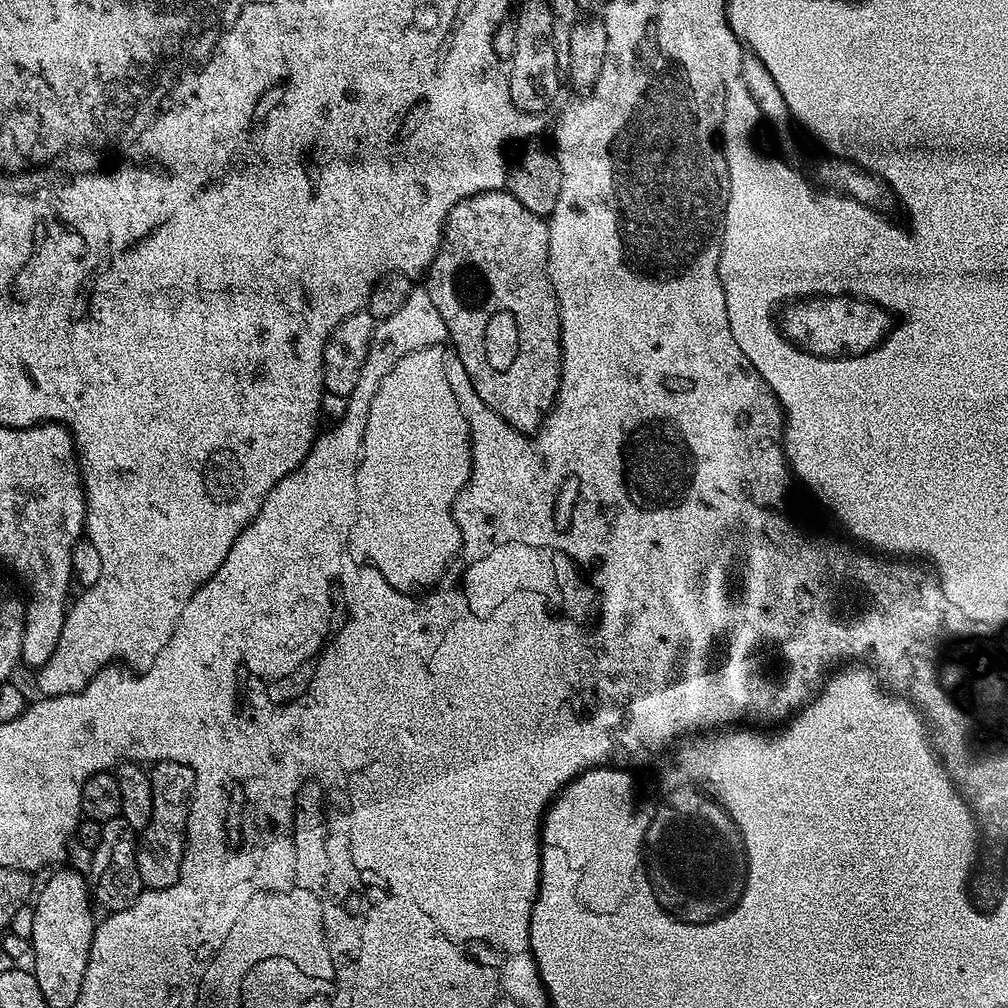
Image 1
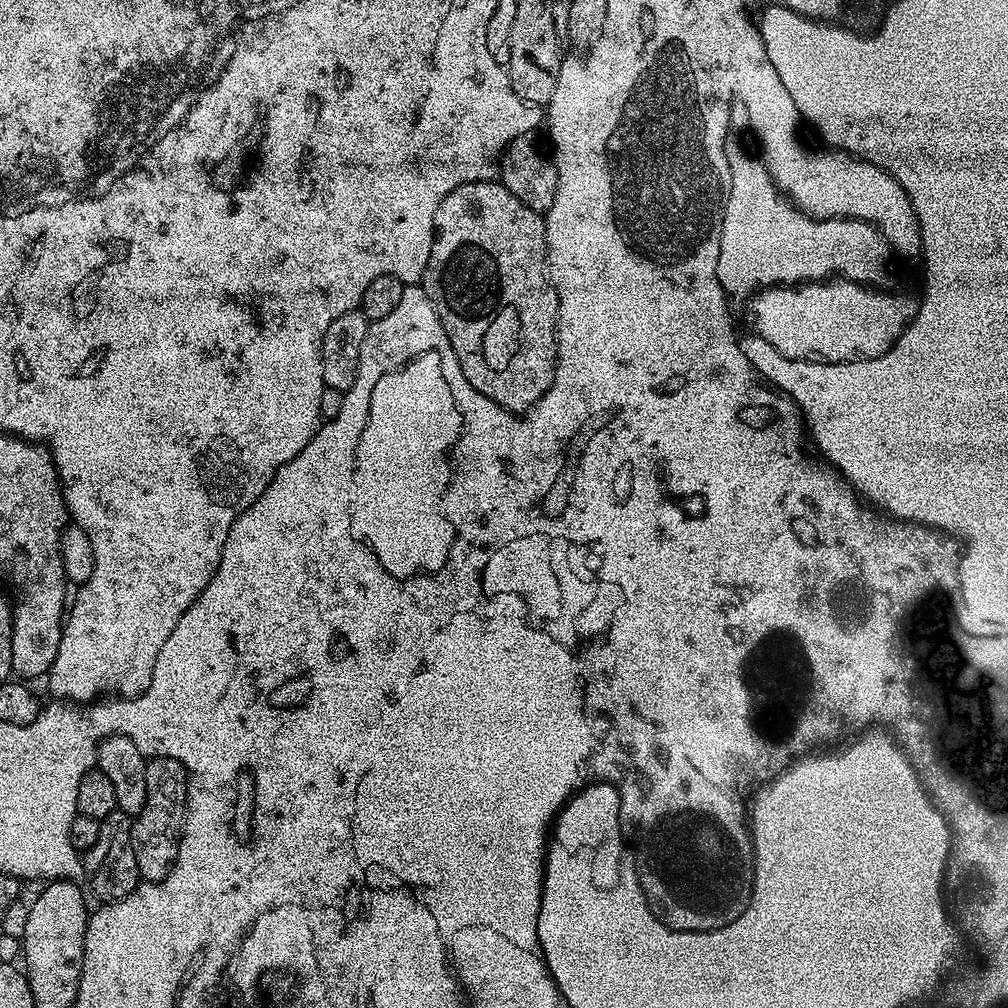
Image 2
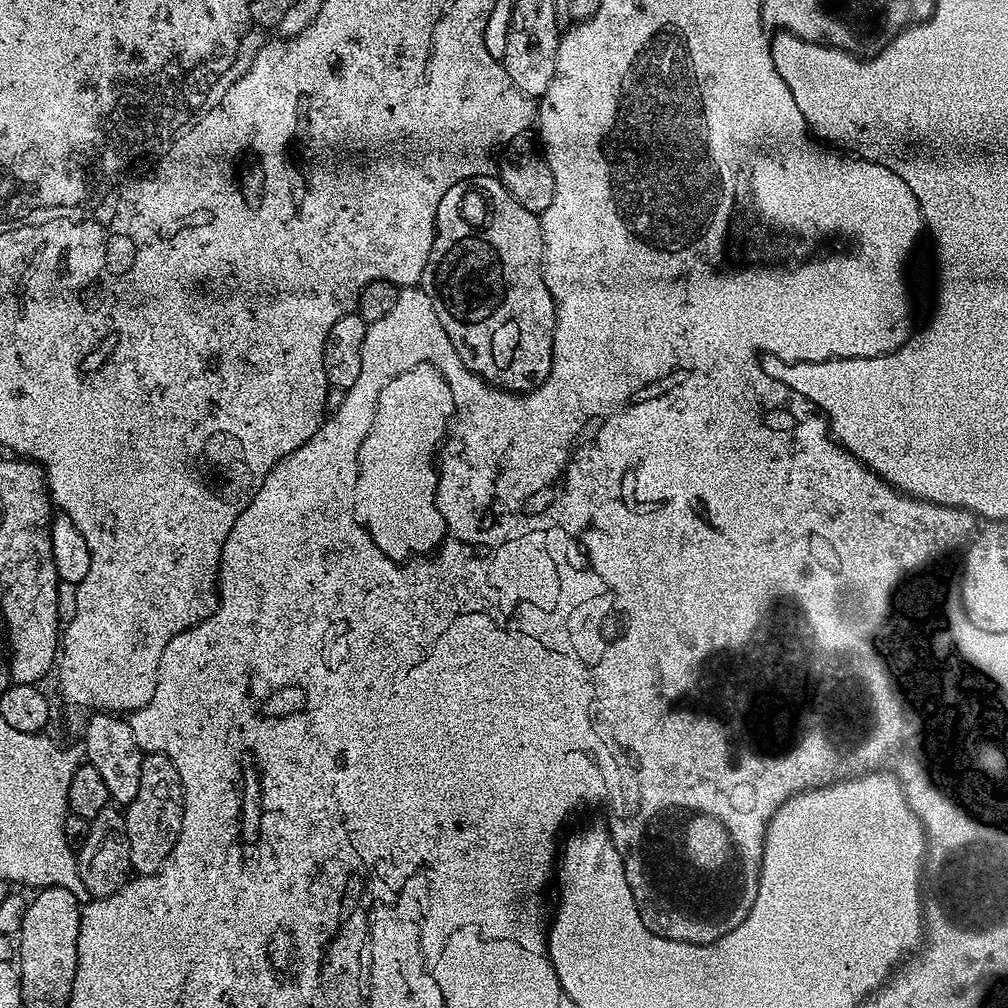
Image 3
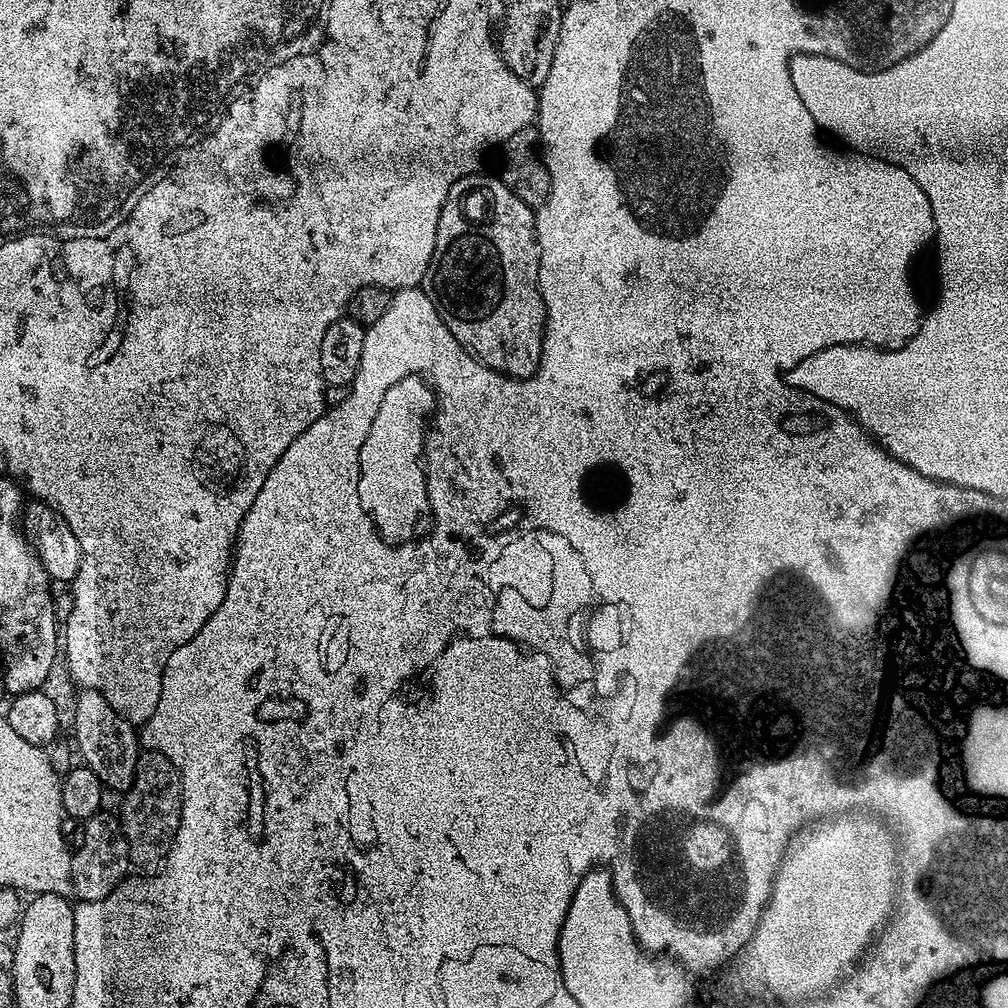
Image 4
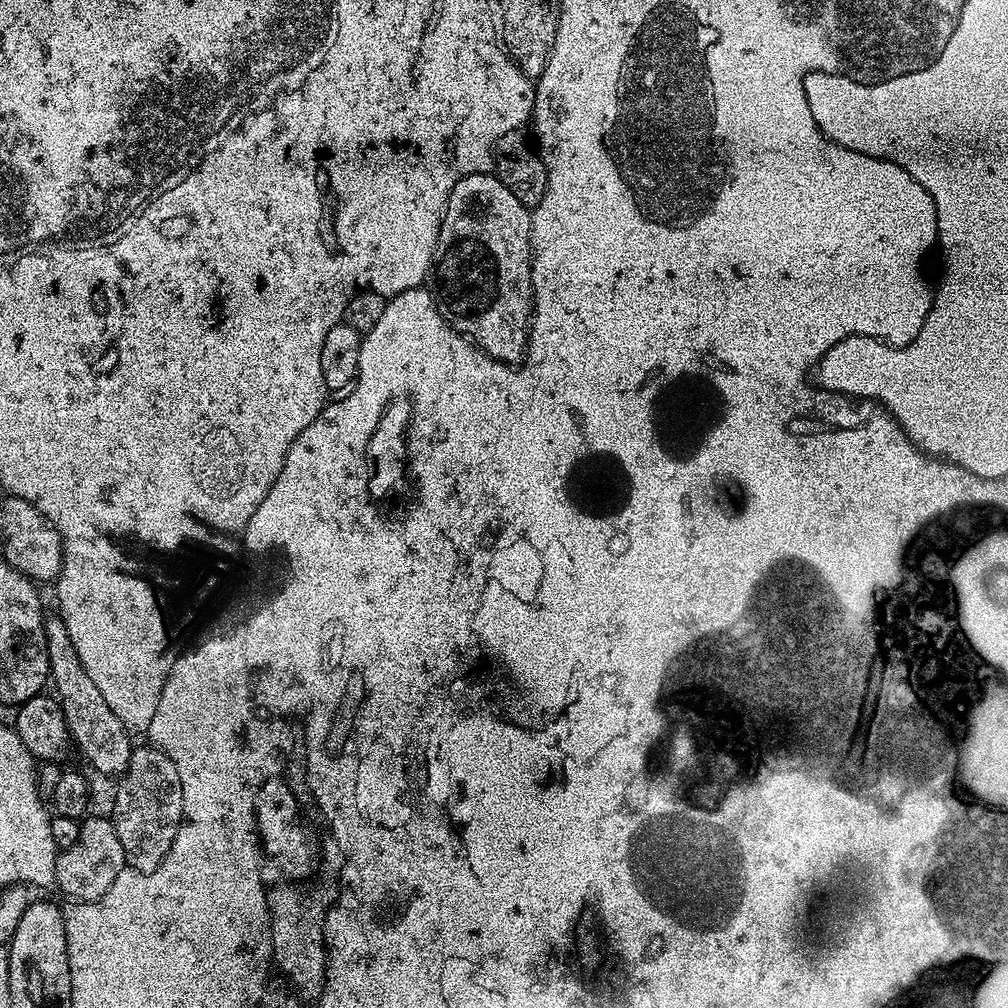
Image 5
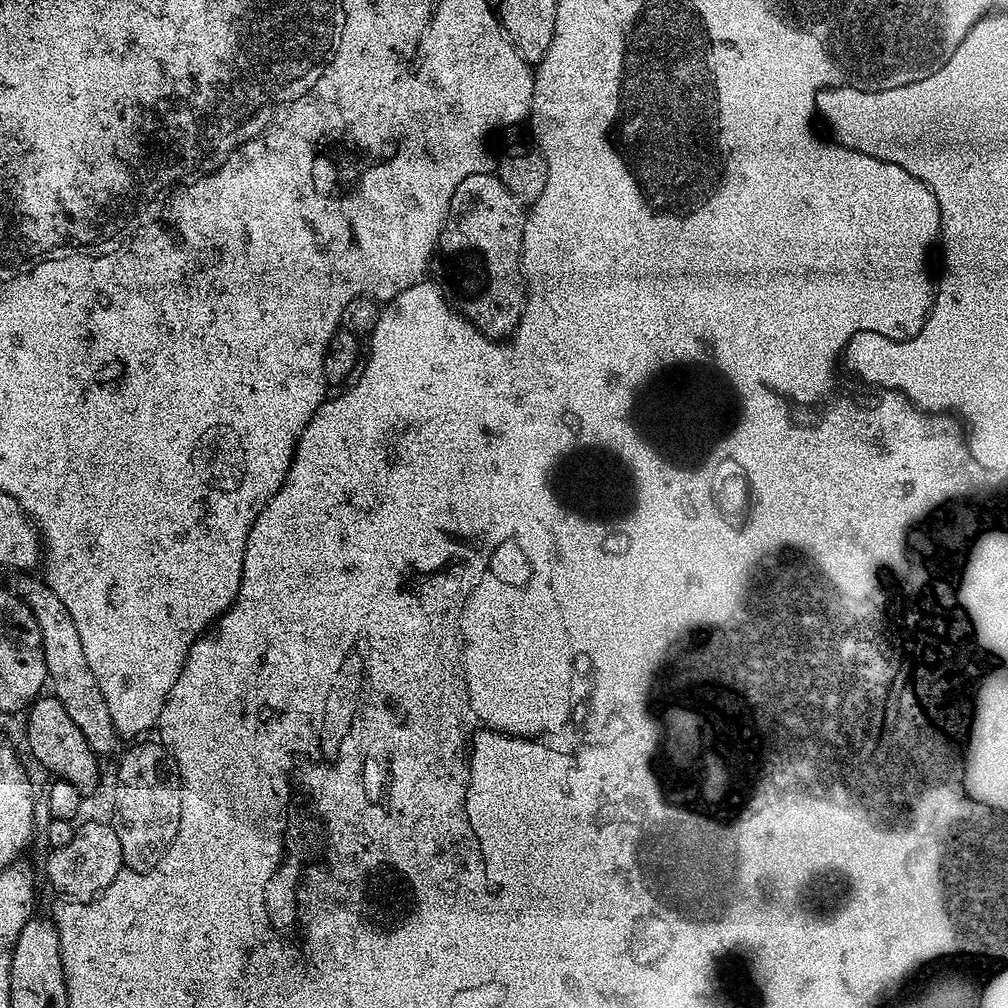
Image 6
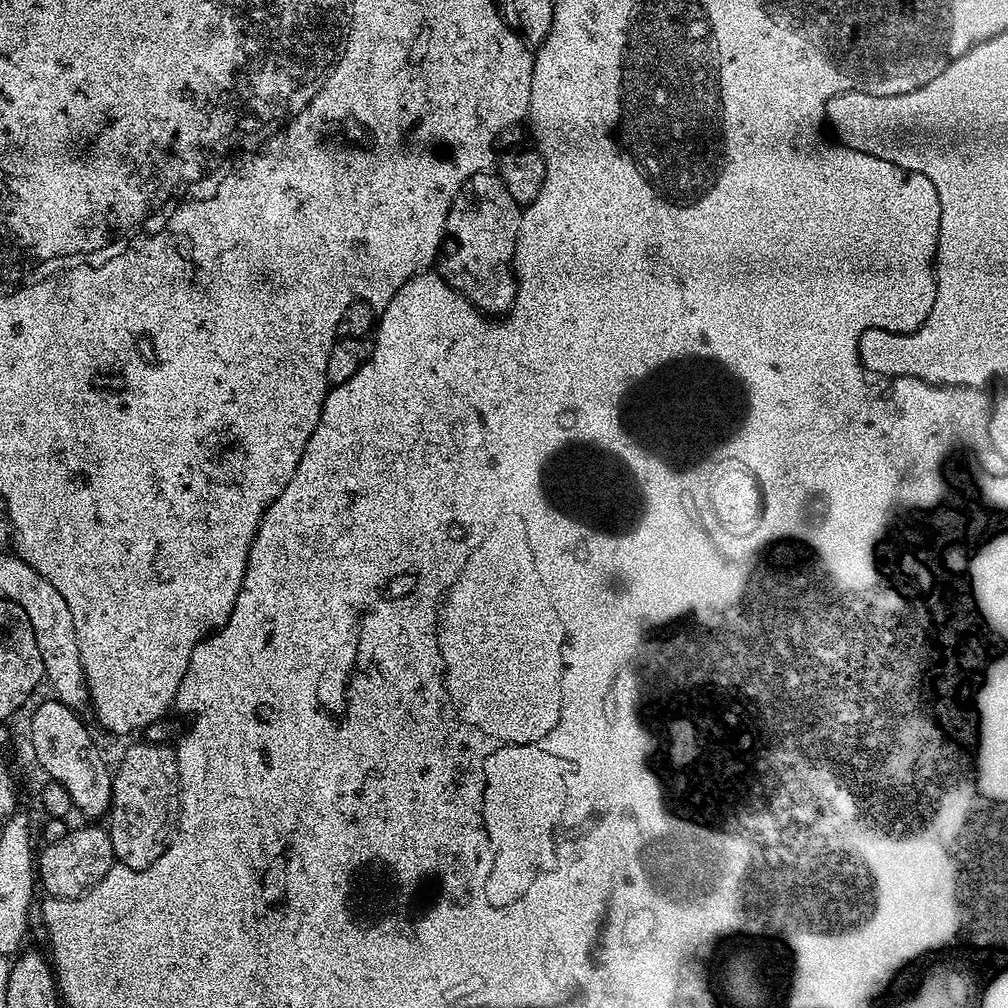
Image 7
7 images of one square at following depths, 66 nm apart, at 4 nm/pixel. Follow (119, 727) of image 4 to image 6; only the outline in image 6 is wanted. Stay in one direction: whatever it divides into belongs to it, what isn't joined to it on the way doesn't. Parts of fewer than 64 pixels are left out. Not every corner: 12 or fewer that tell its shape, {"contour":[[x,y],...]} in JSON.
{"contour":[[15,578],[42,634],[51,695],[100,758],[121,747],[70,610]]}

